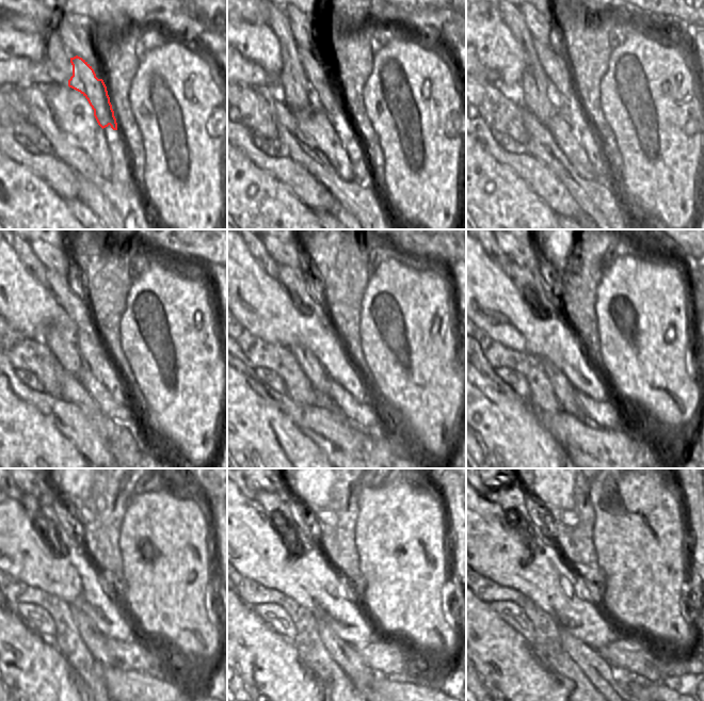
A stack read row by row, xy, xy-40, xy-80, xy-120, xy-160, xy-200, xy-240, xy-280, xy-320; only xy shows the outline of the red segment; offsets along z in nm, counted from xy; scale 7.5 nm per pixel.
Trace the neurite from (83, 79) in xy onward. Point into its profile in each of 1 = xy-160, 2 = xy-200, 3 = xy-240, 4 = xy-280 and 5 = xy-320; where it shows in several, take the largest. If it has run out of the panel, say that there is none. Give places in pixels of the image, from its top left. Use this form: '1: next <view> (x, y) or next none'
1: next xy-160 (298, 285)
2: next xy-200 (533, 281)
3: next xy-240 (50, 518)
4: next xy-280 (273, 504)
5: next xy-320 (508, 497)

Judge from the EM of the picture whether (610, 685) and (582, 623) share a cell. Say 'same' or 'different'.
different

